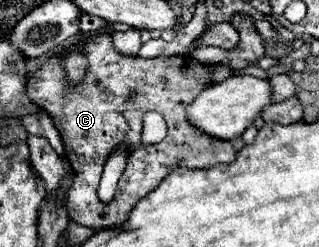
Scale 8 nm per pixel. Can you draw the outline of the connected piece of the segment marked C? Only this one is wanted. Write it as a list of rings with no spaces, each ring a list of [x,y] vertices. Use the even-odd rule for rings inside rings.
[[[78,34],[72,44],[64,50],[62,56],[50,56],[48,62],[36,70],[30,80],[28,80],[28,98],[42,108],[54,122],[56,130],[62,136],[64,148],[66,148],[66,158],[70,166],[74,164],[74,184],[66,194],[66,208],[70,214],[72,222],[78,222],[82,226],[88,226],[92,230],[102,230],[110,228],[114,224],[122,224],[134,204],[144,198],[148,192],[152,192],[174,168],[212,168],[216,164],[230,164],[232,158],[236,158],[236,150],[230,146],[230,142],[224,140],[212,140],[210,136],[204,136],[204,132],[192,132],[186,122],[186,106],[204,90],[212,84],[210,68],[192,60],[190,56],[160,56],[160,58],[140,58],[140,56],[126,56],[120,54],[114,44],[110,34]],[[68,52],[80,52],[86,58],[86,76],[80,82],[70,82],[68,74],[64,70],[64,56]],[[146,112],[158,112],[164,116],[168,124],[168,136],[158,142],[158,144],[144,144],[140,140],[142,134],[142,118]],[[118,144],[126,144],[132,150],[132,156],[126,164],[126,170],[118,182],[118,192],[110,202],[102,202],[98,198],[98,184],[102,176],[102,168],[106,162],[106,156],[110,150]]]

